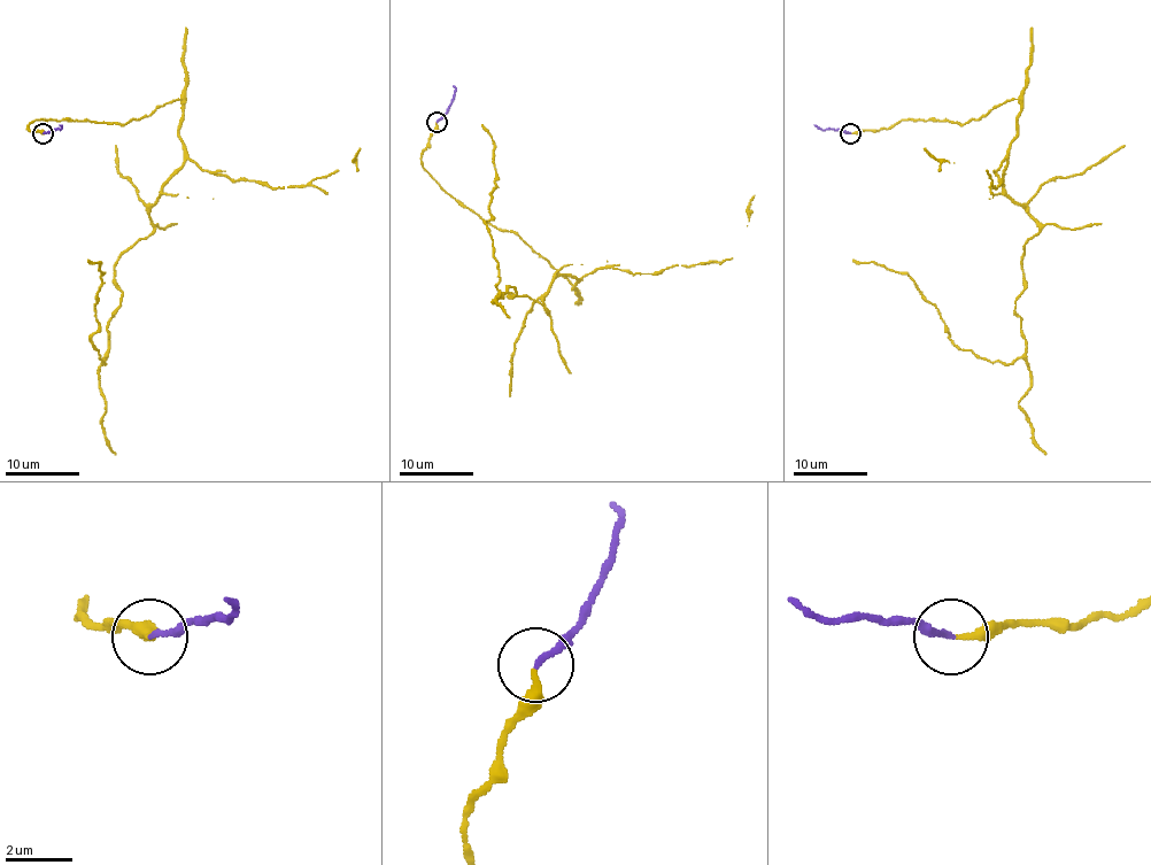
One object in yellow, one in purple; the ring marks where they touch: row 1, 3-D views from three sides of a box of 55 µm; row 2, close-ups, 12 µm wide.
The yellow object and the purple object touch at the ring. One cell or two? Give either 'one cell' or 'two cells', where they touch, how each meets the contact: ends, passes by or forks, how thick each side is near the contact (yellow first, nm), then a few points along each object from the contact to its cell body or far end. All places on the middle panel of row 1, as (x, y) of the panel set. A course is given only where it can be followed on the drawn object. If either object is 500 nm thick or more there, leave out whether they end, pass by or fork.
one cell | (437, 122) | yellow ends | purple ends | 260/170 nm | yellow via (437, 123), (429, 175), (576, 292), (578, 279), (556, 276), (547, 310), (496, 288), (483, 124) | purple via (437, 121), (450, 102), (453, 86)

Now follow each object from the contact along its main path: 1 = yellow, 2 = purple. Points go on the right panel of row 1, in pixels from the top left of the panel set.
1: (851, 132), (1017, 99), (1004, 192), (1039, 229), (1016, 311), (1026, 350), (962, 350), (906, 275), (852, 260)
2: (849, 132), (815, 125)

